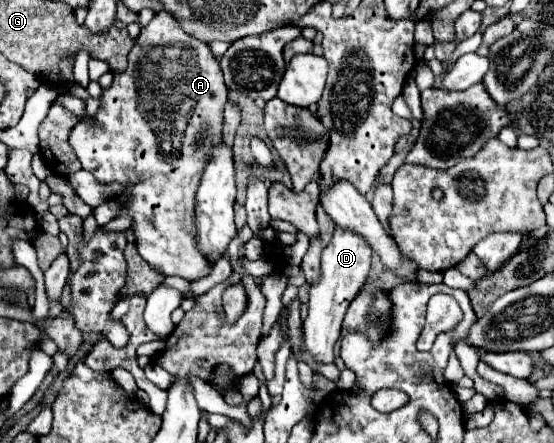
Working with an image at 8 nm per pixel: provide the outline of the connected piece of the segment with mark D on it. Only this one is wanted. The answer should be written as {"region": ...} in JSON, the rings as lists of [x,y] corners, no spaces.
{"region":[[[335,226],[333,238],[329,246],[323,250],[321,258],[321,280],[309,290],[309,316],[303,322],[305,332],[305,348],[317,364],[333,364],[335,362],[335,342],[341,336],[343,316],[347,312],[349,302],[361,290],[369,268],[371,268],[371,246],[361,234],[353,230],[343,230],[343,226]]]}

